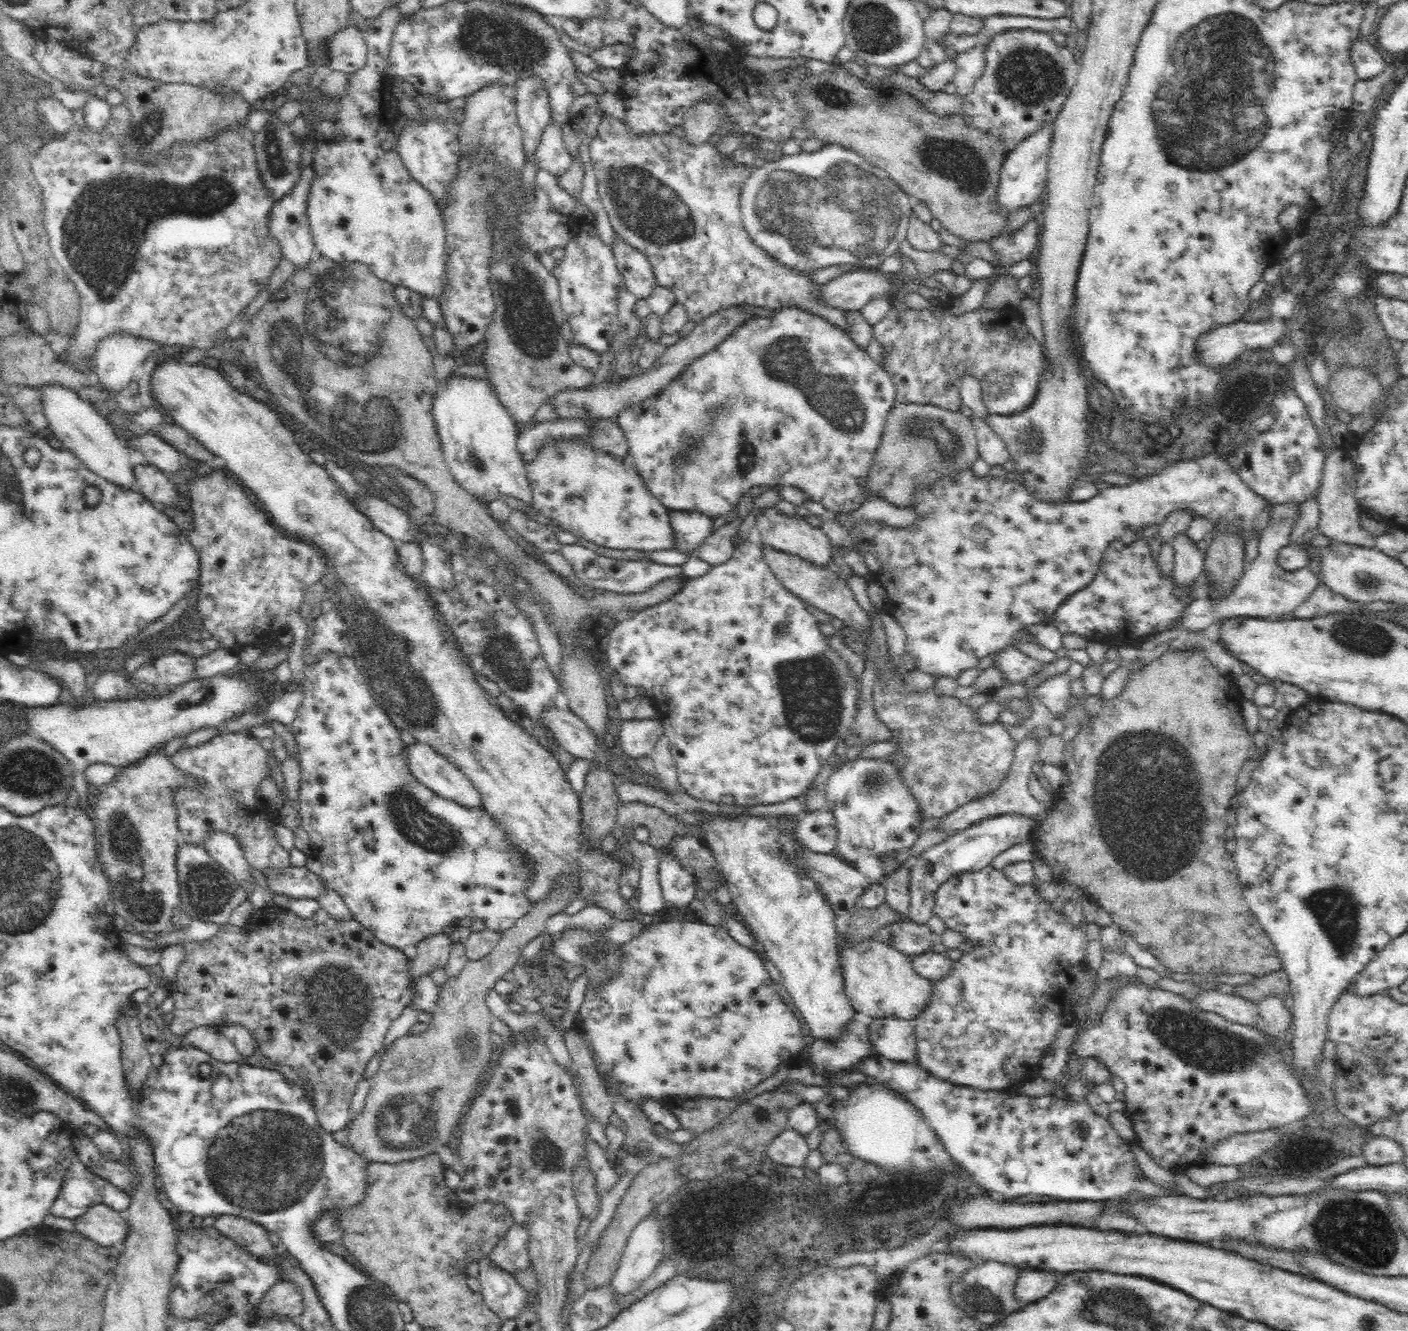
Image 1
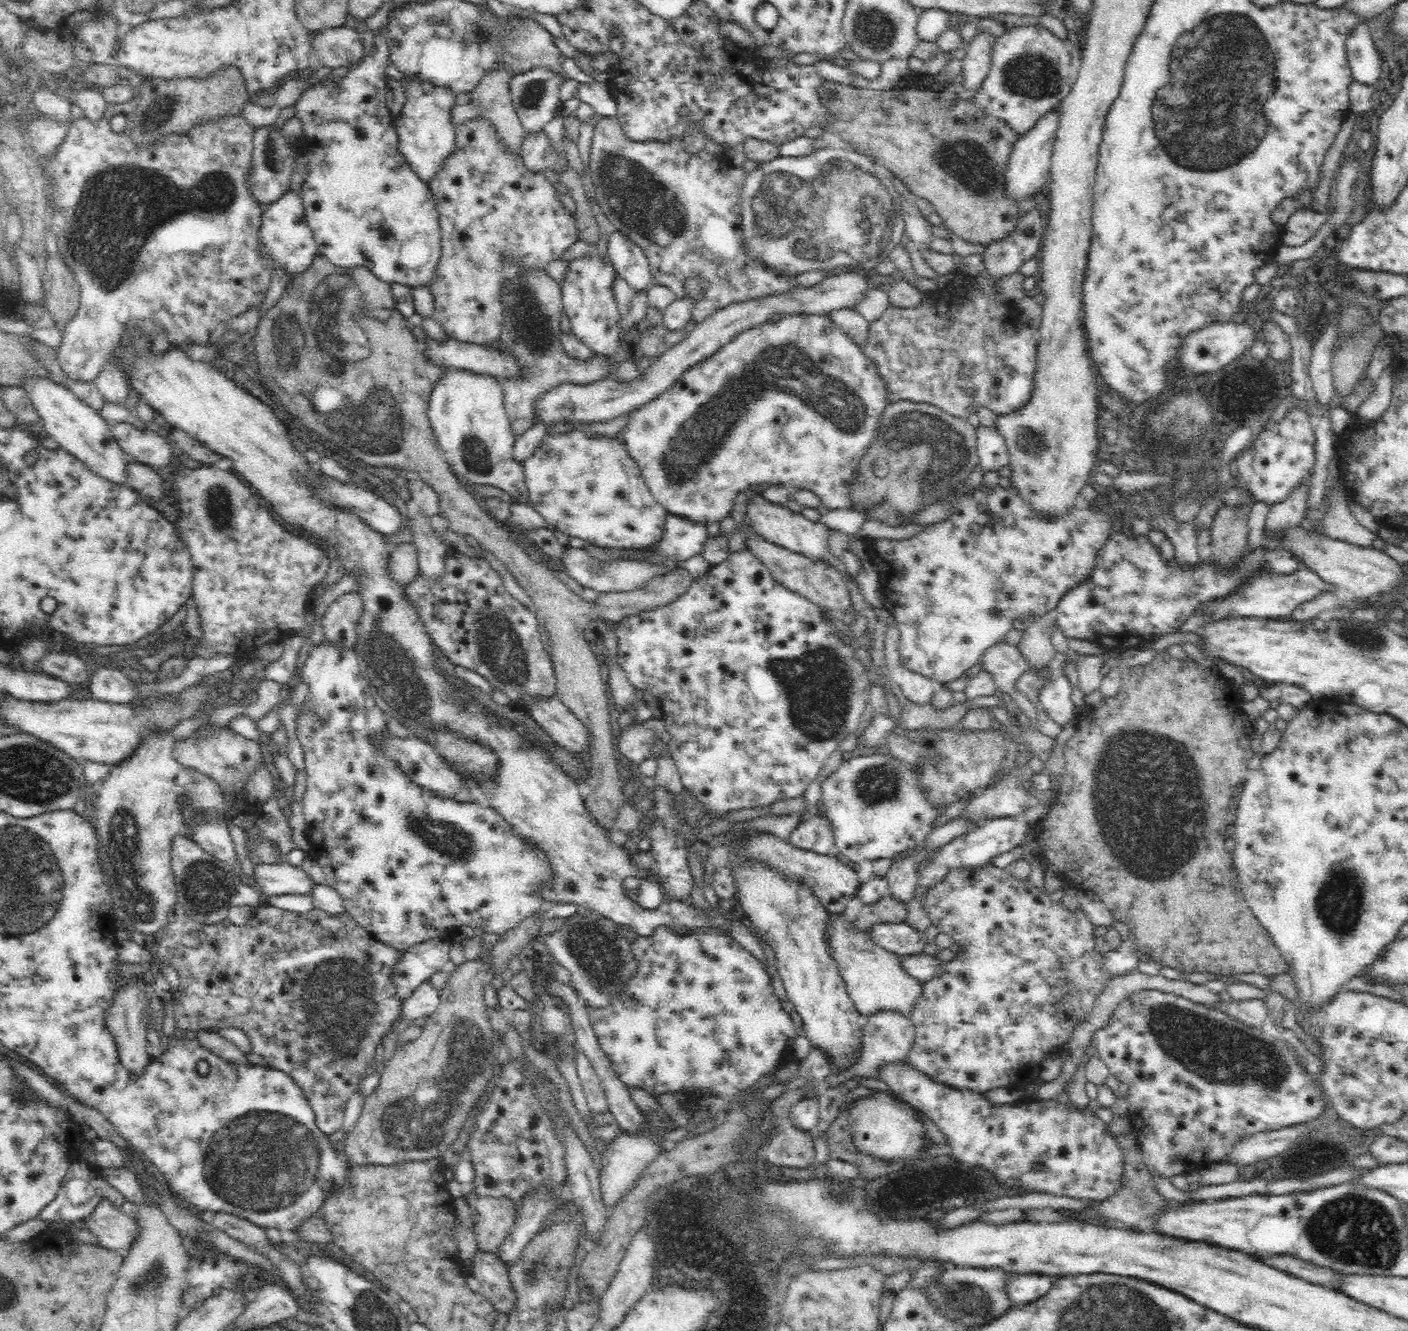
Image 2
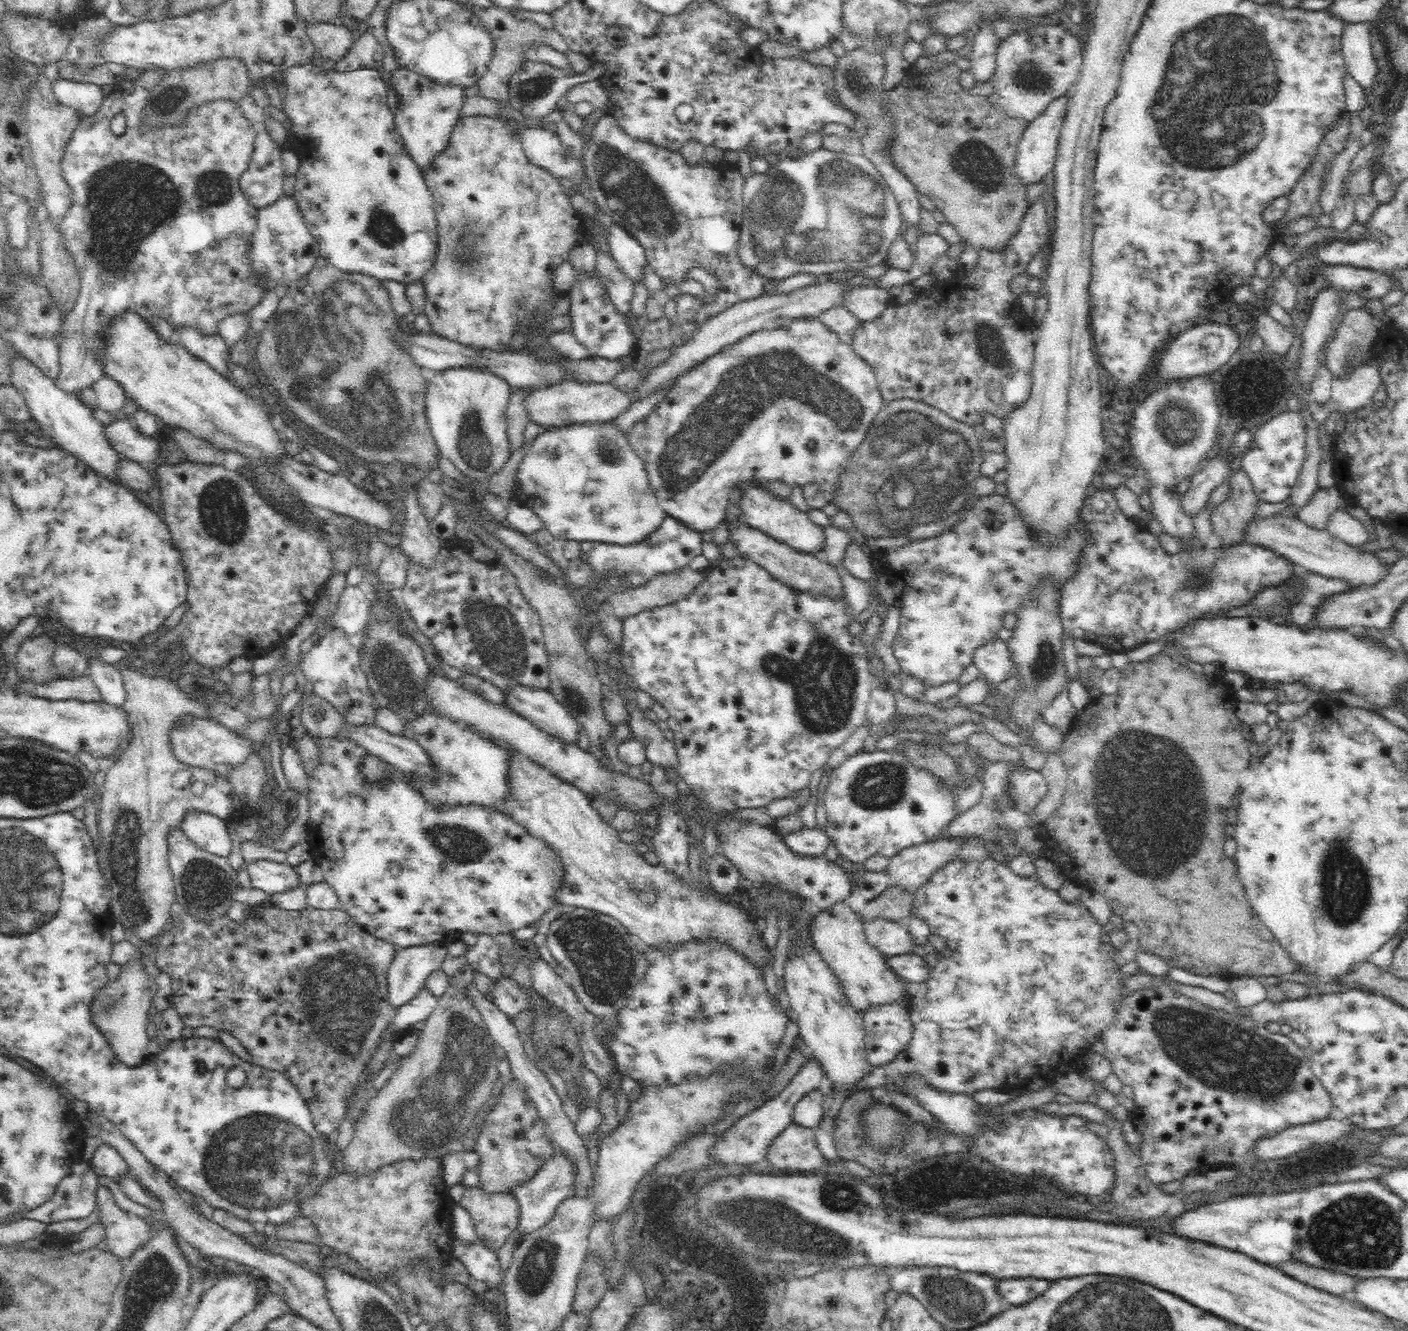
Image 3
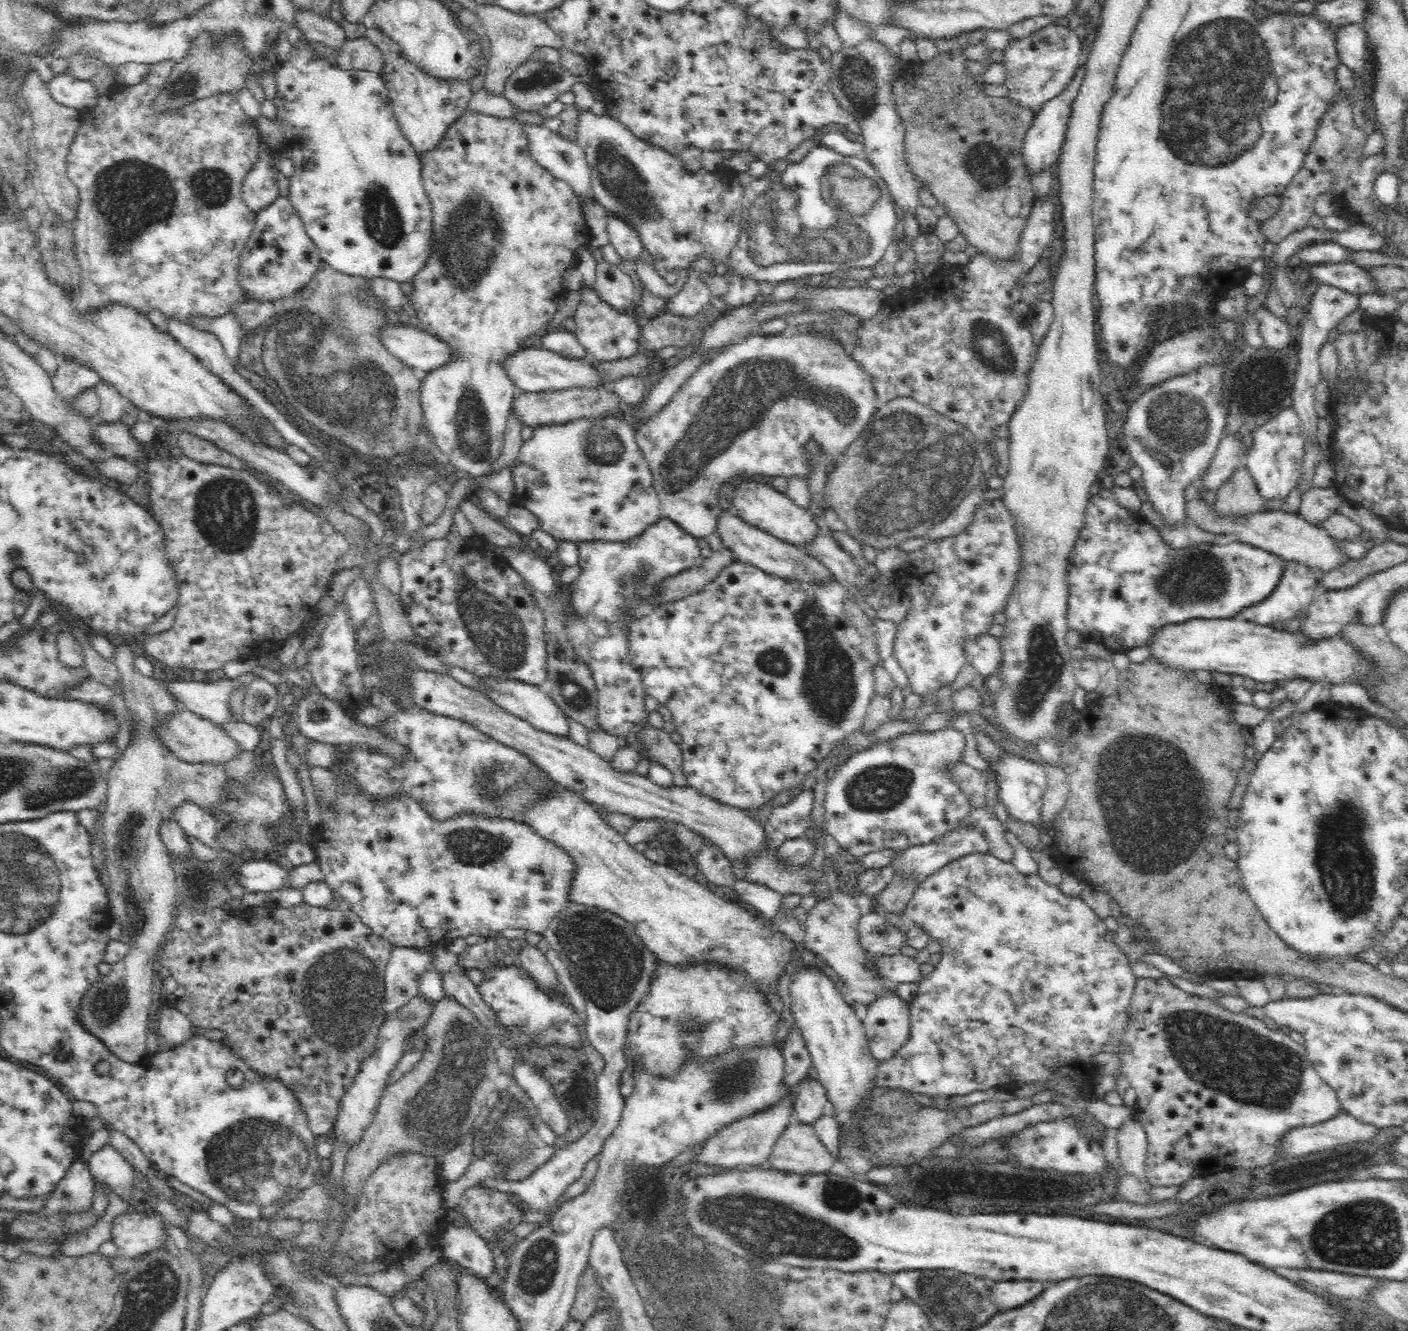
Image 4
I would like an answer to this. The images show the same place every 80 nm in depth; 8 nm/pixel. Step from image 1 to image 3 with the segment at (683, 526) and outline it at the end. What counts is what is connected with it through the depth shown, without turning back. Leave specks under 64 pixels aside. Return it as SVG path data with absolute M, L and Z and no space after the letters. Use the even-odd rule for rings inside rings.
M665 515L664 520L654 528L650 534L646 534L642 540L630 544L612 544L610 542L598 542L597 540L584 541L580 543L580 560L590 568L590 576L582 588L582 595L578 596L580 607L584 616L598 614L598 608L594 604L600 602L601 608L608 607L609 598L622 591L645 587L655 576L676 572L688 566L696 556L703 554L701 534L686 528L678 520Z

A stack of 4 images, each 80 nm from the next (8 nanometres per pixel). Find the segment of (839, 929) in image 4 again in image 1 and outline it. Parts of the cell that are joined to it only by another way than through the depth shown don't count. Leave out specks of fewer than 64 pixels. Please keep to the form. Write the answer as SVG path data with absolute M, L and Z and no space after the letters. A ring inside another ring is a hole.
M846 933L837 934L836 949L845 982L845 993L850 997L856 1012L863 1012L872 1018L896 1014L910 1021L920 1012L930 992L930 981L912 971L910 957L878 940L857 940Z

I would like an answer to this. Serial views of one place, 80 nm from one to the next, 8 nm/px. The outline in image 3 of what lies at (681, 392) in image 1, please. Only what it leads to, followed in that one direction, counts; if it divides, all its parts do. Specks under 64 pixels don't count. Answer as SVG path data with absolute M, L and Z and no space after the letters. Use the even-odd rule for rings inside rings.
M795 319L771 331L761 330L746 335L737 343L725 346L720 352L710 355L704 362L698 363L693 369L684 373L675 382L667 398L660 403L658 410L654 410L650 418L631 429L630 441L634 443L636 452L646 463L652 489L656 493L664 514L678 520L691 531L704 534L704 532L714 530L720 522L725 520L727 499L735 485L740 482L748 482L754 478L757 481L782 480L792 488L795 485L804 486L808 482L818 481L827 494L832 493L837 486L841 470L846 466L856 446L863 442L870 424L874 421L874 416L877 416L883 405L872 367L854 354L848 340L831 332L826 325L816 319L807 321Z

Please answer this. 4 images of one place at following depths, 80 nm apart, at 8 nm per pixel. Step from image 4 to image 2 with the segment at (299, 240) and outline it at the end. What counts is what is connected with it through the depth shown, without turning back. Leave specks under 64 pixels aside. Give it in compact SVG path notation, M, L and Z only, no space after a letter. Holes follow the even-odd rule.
M300 189L288 190L276 202L262 207L258 230L258 257L266 261L274 271L284 271L291 281L310 268L314 257L319 253L313 233L307 226L303 204L299 198Z

